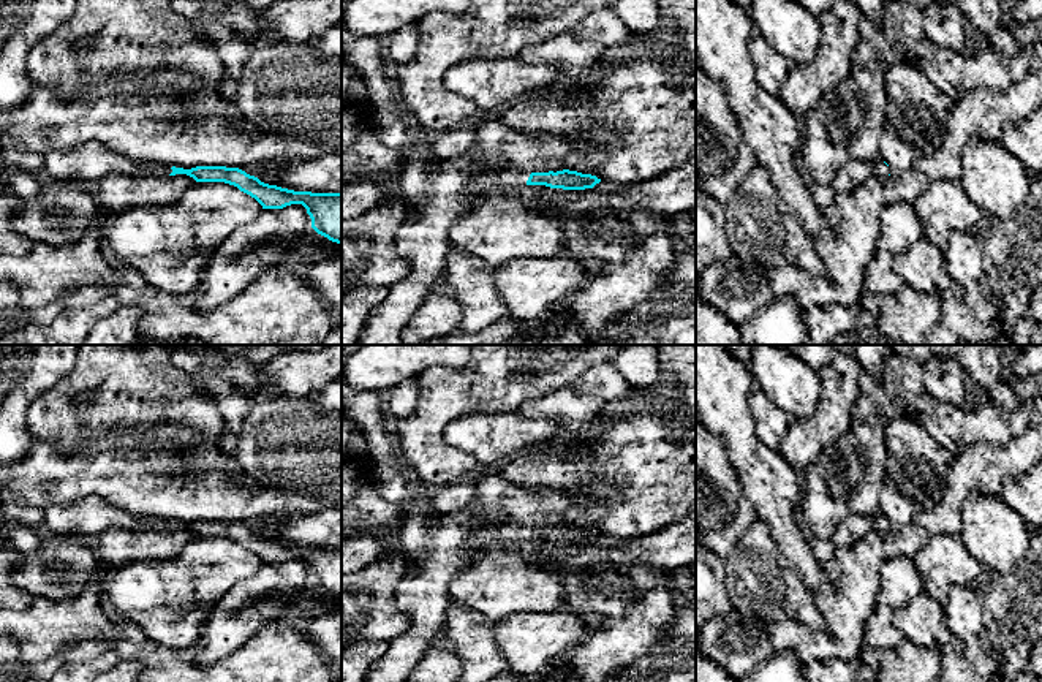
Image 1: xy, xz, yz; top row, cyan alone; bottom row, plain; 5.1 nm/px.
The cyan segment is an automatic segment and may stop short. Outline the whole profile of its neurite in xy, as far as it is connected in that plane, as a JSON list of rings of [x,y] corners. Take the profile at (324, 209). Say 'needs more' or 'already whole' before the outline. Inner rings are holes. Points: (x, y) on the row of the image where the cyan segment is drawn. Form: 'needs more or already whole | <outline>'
needs more | [[[89,141],[62,152],[44,153],[43,177],[52,182],[95,185],[108,174],[187,174],[196,182],[225,182],[255,198],[262,209],[283,209],[302,204],[311,218],[311,228],[332,242],[342,244],[342,193],[294,191],[261,182],[239,168],[196,166],[191,169],[168,168],[149,161],[133,161],[114,152],[104,142]]]

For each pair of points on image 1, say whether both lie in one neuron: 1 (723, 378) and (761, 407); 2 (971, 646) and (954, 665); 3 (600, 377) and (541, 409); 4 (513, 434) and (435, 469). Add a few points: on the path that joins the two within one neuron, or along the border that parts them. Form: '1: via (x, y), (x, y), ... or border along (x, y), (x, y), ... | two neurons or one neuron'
1: border along (750, 393), (750, 413), (758, 434) | two neurons
2: border along (958, 651), (971, 665) | two neurons
3: via (587, 391), (571, 407), (555, 407) | one neuron
4: border along (449, 421), (443, 439), (467, 451), (481, 470) | two neurons

